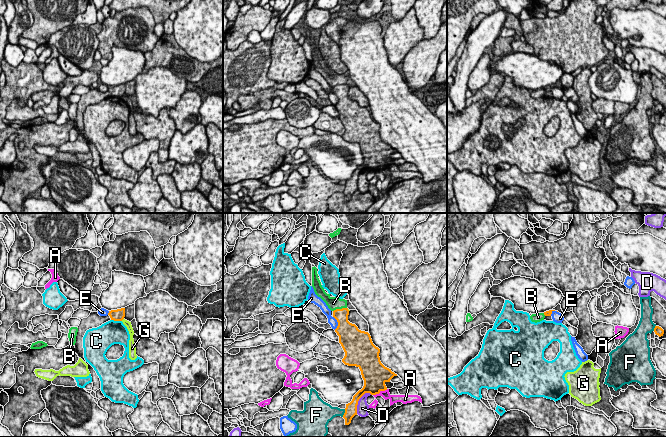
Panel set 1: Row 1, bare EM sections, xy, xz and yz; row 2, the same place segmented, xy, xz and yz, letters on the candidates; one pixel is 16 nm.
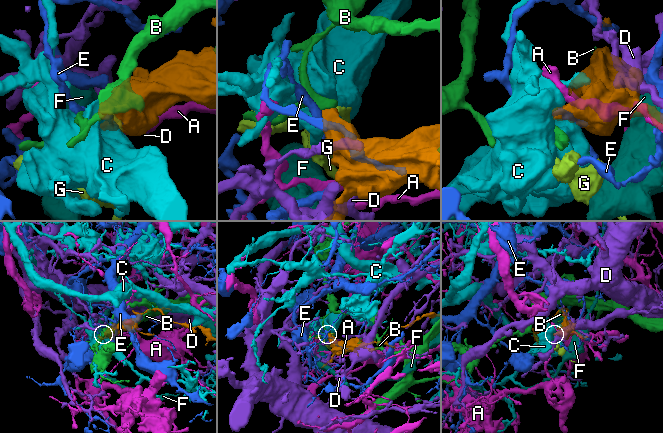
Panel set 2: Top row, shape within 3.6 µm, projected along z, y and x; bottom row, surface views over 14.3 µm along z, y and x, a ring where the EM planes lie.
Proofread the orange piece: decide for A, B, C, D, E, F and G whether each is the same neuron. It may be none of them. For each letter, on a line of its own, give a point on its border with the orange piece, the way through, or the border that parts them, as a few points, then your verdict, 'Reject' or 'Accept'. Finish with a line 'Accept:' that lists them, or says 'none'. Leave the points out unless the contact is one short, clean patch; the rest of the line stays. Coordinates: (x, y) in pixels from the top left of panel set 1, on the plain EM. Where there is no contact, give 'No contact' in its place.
A: Touches orange at xz (380, 166). Boundary: xz (387, 165), (373, 171). Reject
B: Touches orange at xz (339, 85). Reject
C: Touches orange at xy (116, 96). Boundary: xy (111, 95), (121, 97). Reject
D: Touches orange at xz (358, 176). Reject
E: Touches orange at xz (338, 99). Reject
F: Touches orange at xz (344, 189). Reject
G: Touches orange at xy (122, 95). Boundary: xy (123, 94), (121, 96). Reject
Accept: none

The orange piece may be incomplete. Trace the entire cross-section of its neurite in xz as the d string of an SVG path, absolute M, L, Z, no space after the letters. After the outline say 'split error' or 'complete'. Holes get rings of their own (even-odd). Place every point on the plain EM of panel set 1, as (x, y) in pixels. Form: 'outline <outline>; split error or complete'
outline M348 84L333 87L333 93L338 98L335 108L339 112L339 119L345 128L342 138L360 145L364 162L353 172L352 177L346 180L343 191L345 201L349 201L352 194L357 191L358 177L365 169L376 171L387 166L385 159L397 152L381 139L380 125L373 120L370 110L359 106L355 100L350 99L348 91Z; complete

